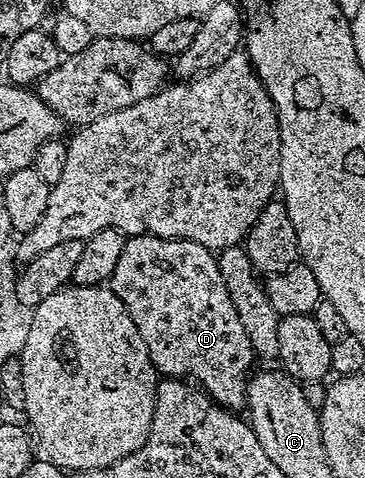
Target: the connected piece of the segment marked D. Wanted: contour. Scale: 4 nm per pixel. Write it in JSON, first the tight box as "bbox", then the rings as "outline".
{"bbox":[109,235,257,413],"outline":[[[133,235],[124,242],[109,286],[125,305],[129,317],[133,317],[133,325],[137,325],[137,333],[141,333],[141,341],[145,341],[145,349],[149,349],[149,357],[160,376],[190,381],[231,412],[239,413],[246,408],[247,380],[251,378],[257,360],[241,325],[241,317],[237,317],[233,297],[229,297],[225,277],[221,277],[216,252],[205,245],[197,245],[197,241]]]}

